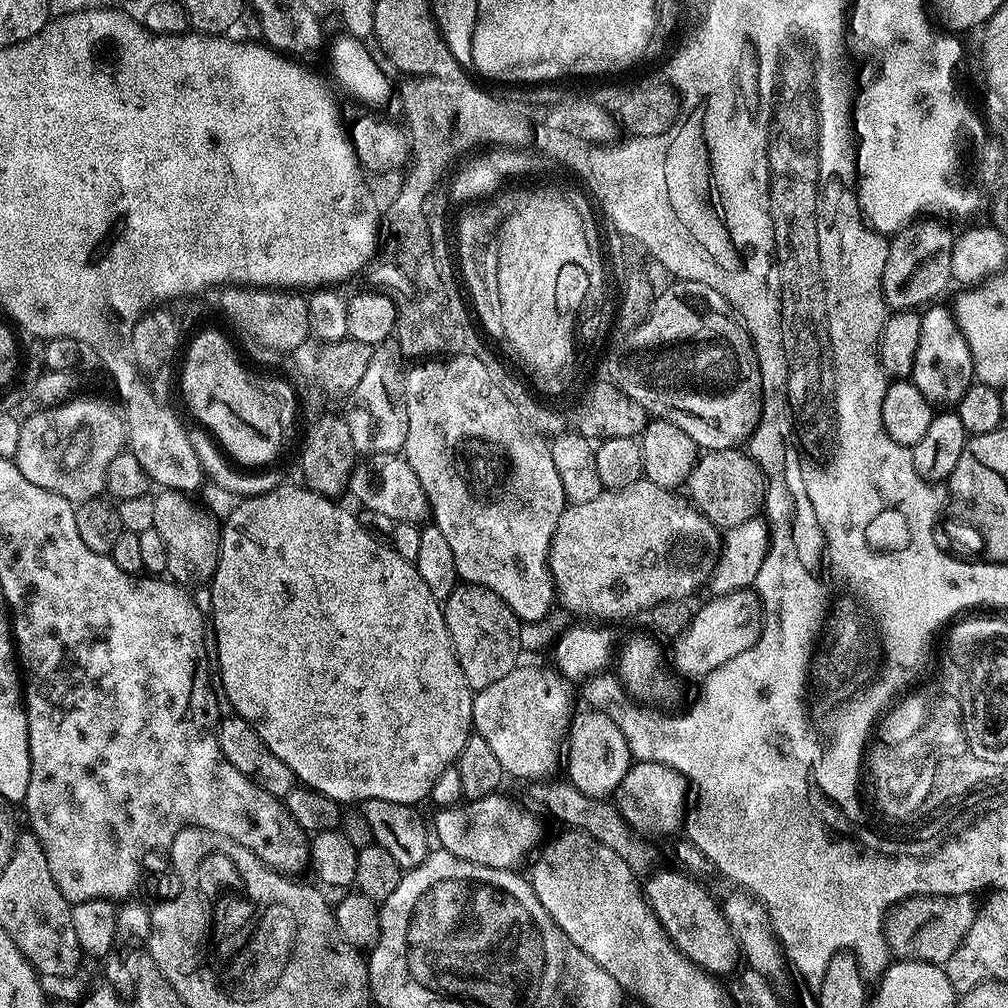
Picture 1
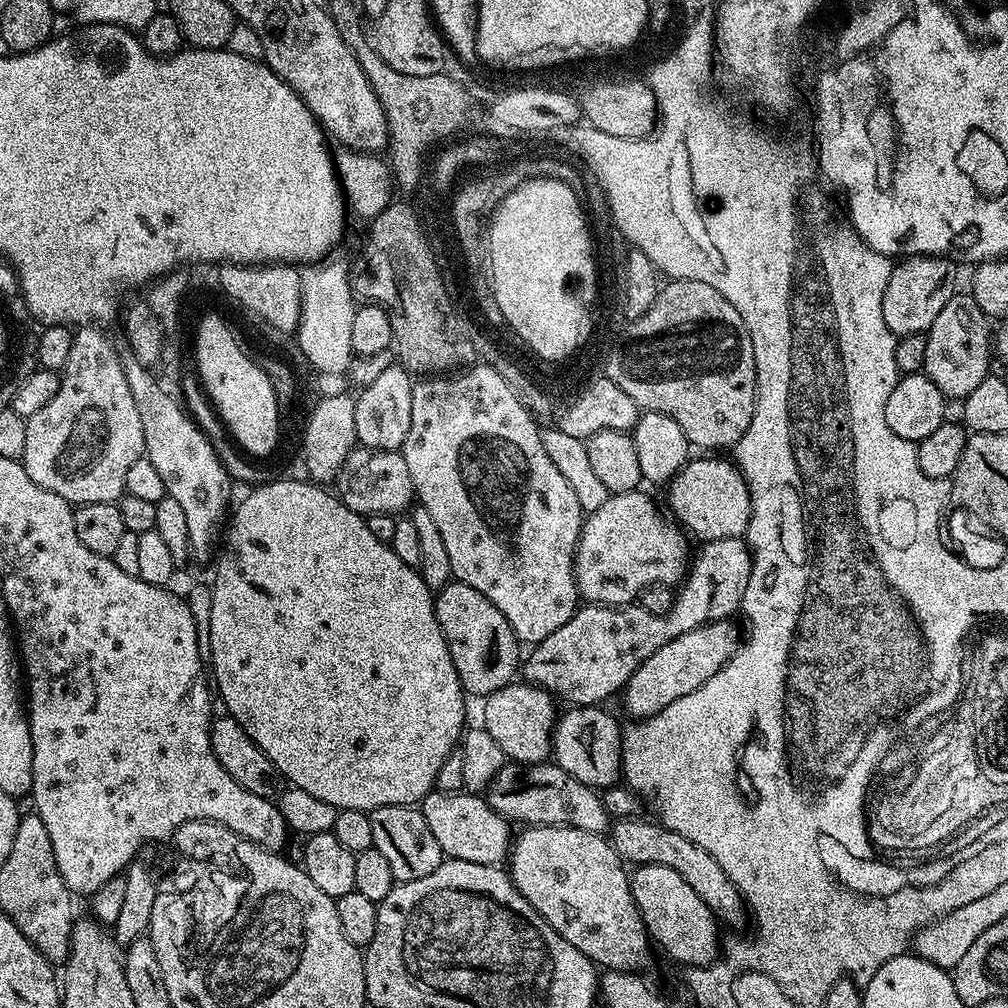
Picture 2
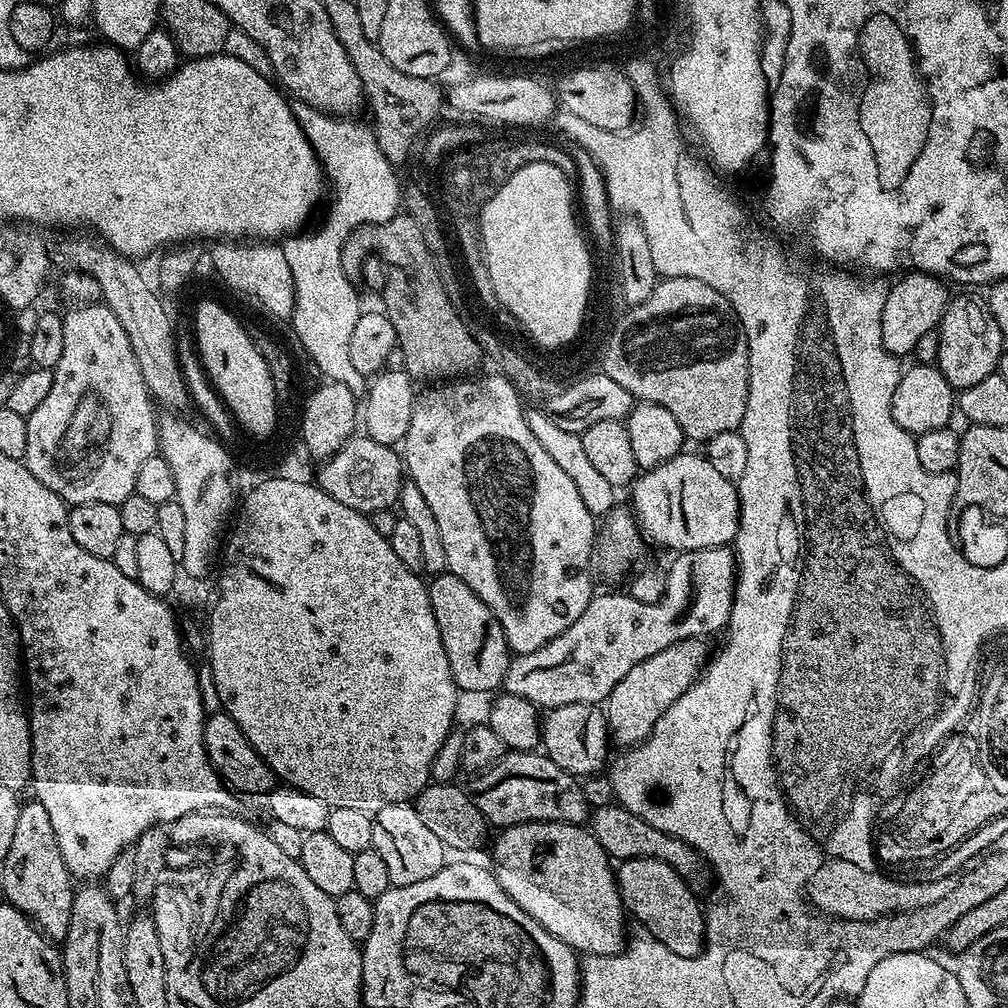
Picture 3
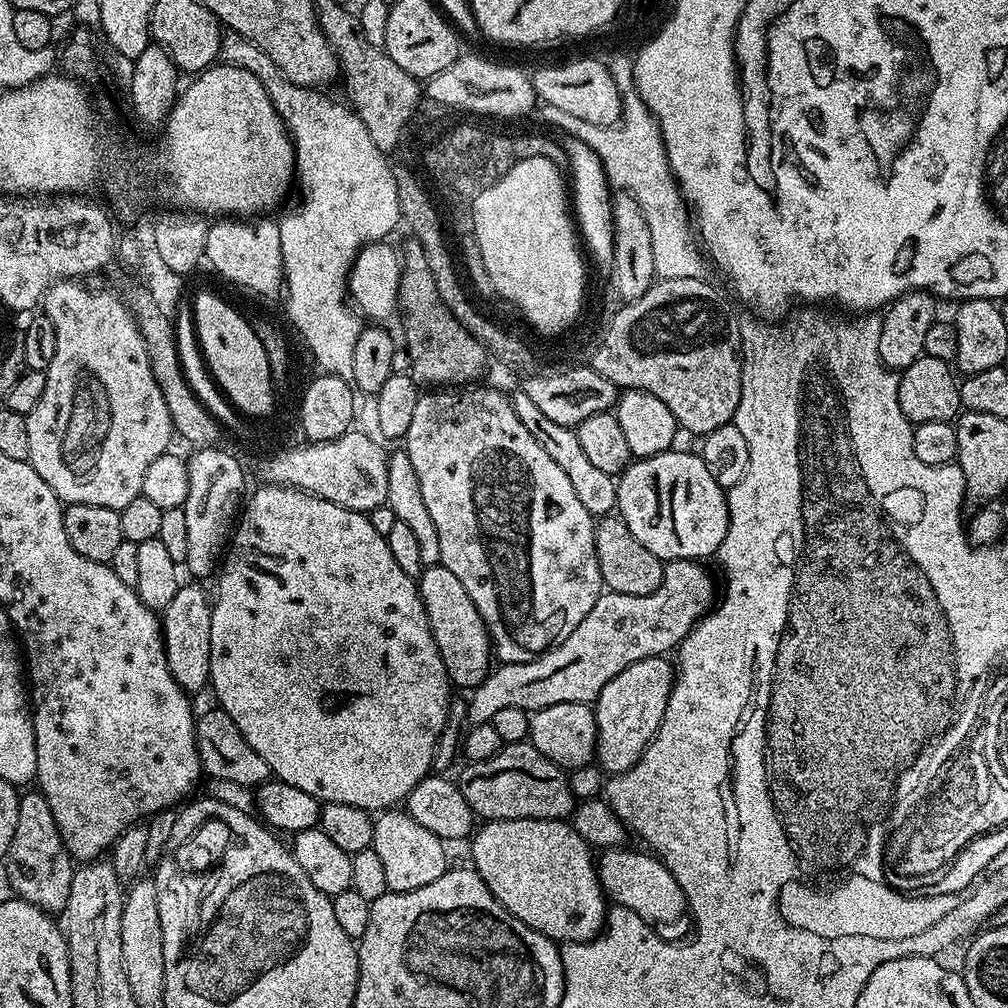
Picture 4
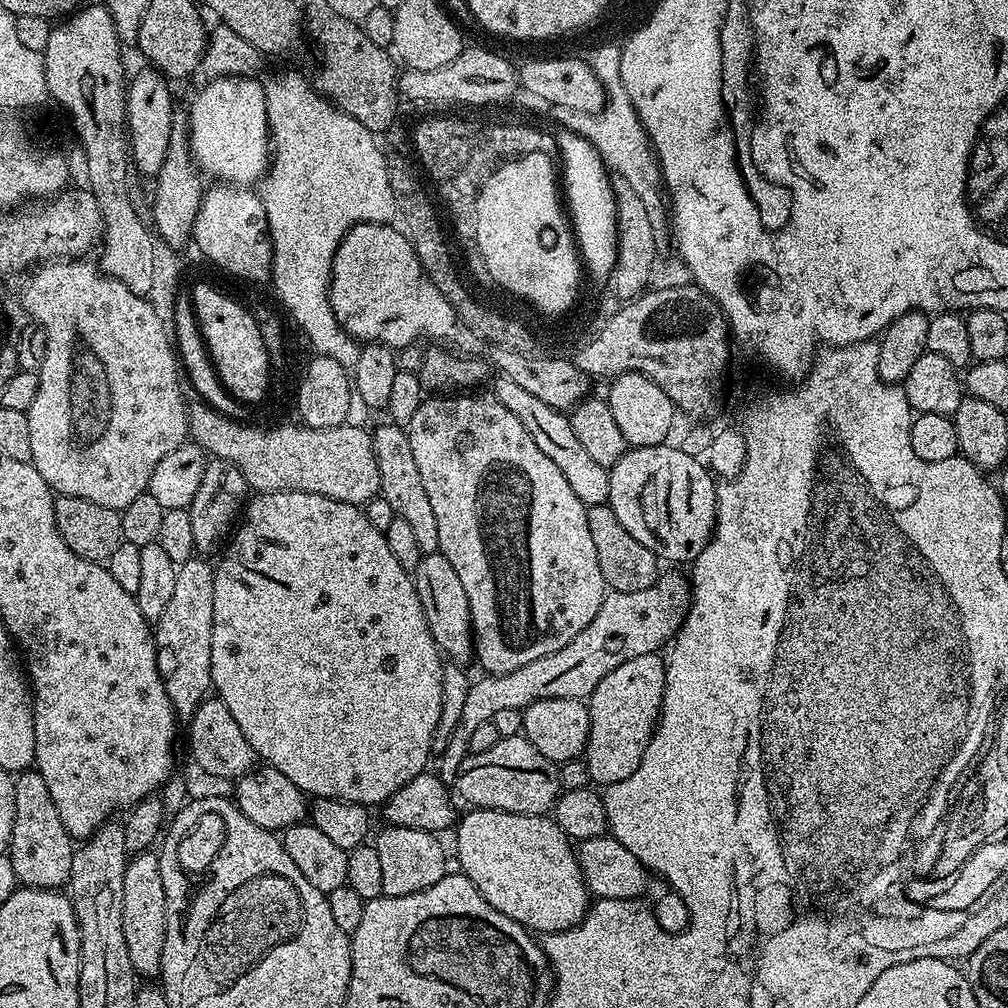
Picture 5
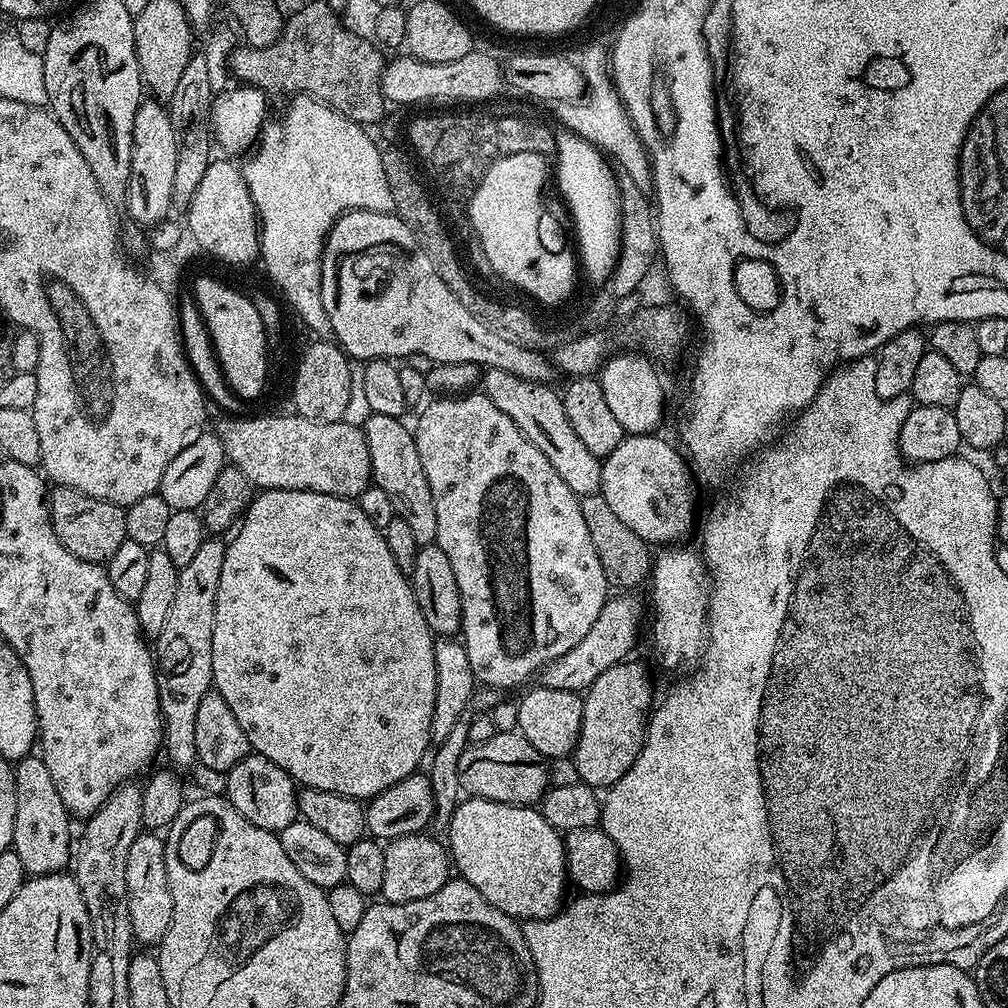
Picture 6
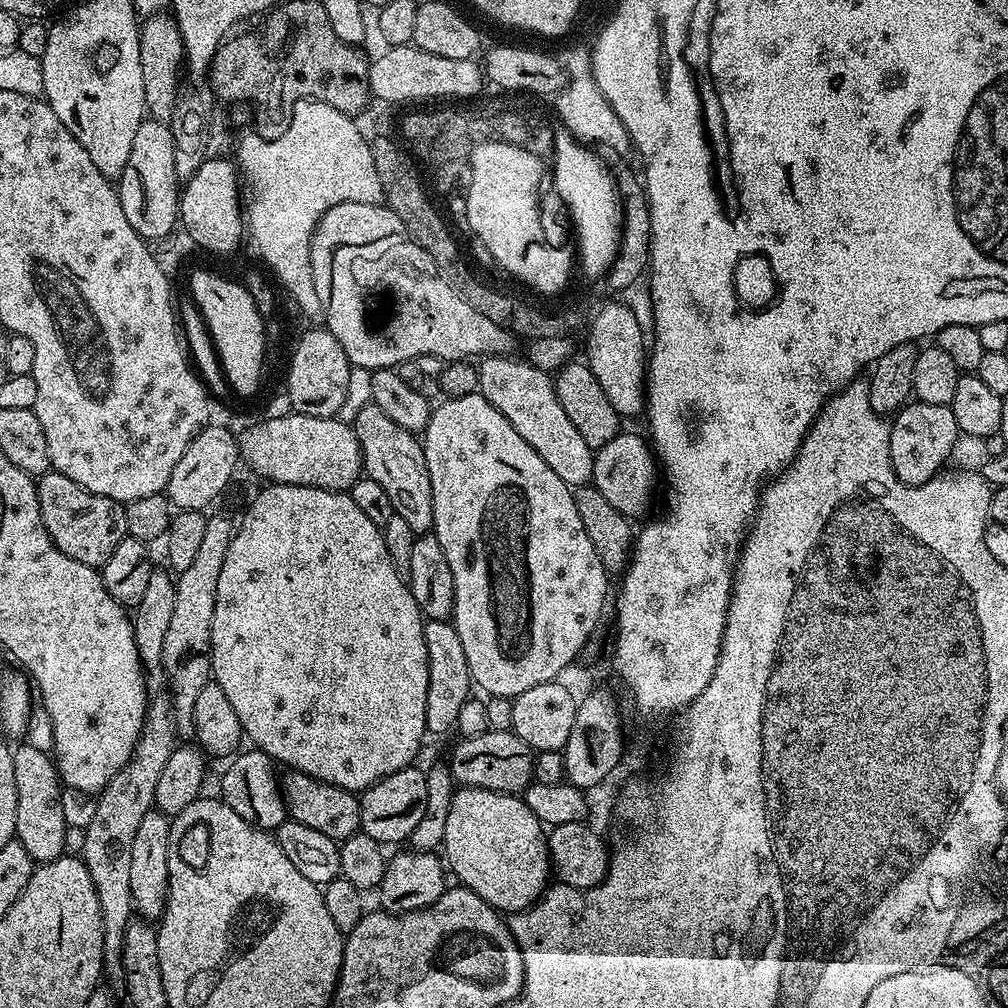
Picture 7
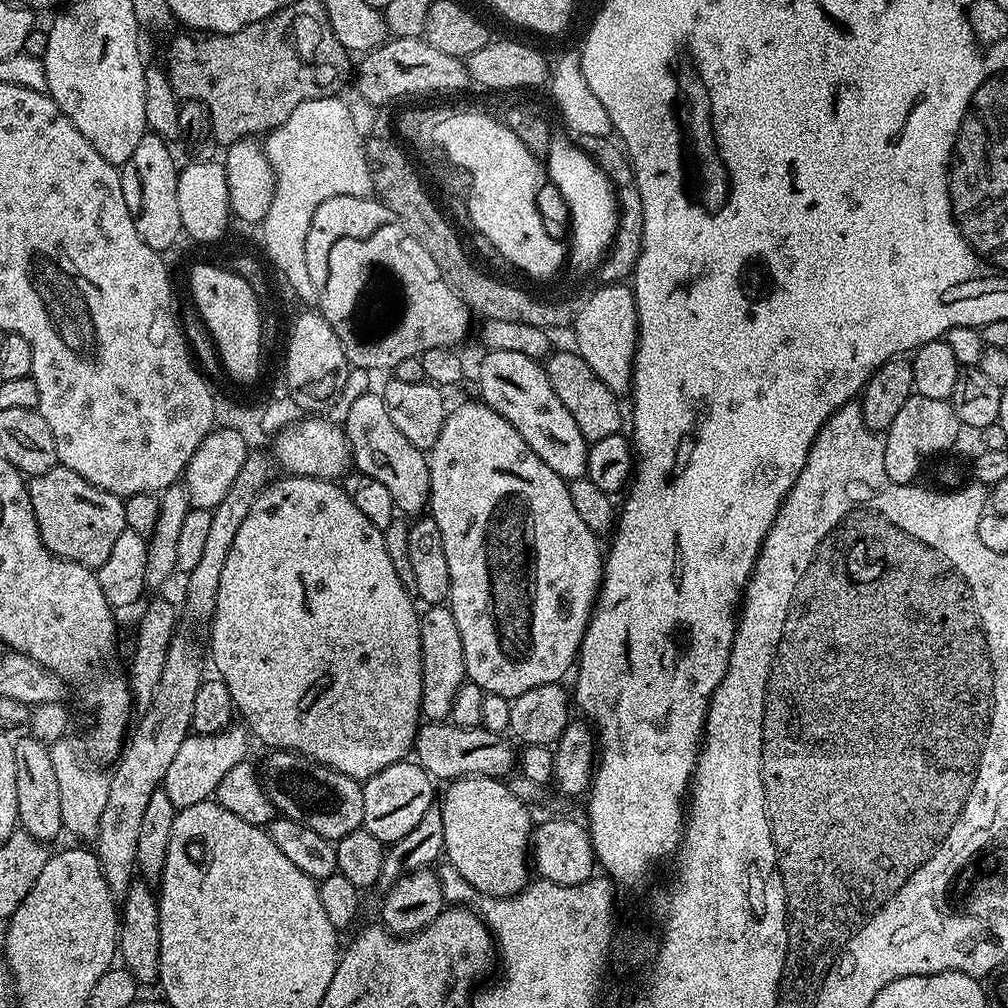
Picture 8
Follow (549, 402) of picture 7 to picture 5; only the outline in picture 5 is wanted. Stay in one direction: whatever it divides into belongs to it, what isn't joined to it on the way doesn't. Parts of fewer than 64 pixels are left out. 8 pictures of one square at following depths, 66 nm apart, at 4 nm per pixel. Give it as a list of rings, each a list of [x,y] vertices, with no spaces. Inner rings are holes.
[[[503,378],[497,379],[494,395],[518,422],[522,422],[522,427],[526,429],[526,434],[534,438],[534,443],[538,445],[538,450],[562,470],[562,478],[574,490],[576,497],[584,503],[585,508],[598,506],[608,502],[610,494],[610,478],[608,477],[609,469],[598,466],[598,462],[593,462],[589,452],[580,445],[578,438],[574,434],[574,426],[570,426],[568,416],[560,412],[554,406],[546,406],[539,398],[534,398],[534,394],[529,394],[525,388],[518,386],[515,382],[510,382]]]

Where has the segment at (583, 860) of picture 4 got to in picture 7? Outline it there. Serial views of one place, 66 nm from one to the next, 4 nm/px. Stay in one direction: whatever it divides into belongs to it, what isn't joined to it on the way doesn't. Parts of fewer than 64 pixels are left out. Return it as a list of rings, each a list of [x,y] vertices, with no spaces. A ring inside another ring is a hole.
[[[457,787],[450,802],[450,815],[446,817],[442,856],[451,875],[456,875],[463,887],[501,914],[529,908],[550,884],[545,825],[516,794]]]

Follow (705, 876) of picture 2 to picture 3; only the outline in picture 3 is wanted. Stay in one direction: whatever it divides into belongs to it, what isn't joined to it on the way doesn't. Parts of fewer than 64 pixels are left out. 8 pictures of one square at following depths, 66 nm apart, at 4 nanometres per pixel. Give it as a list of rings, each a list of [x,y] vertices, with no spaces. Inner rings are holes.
[[[614,802],[592,810],[588,819],[588,828],[599,845],[606,850],[609,859],[613,861],[654,857],[656,860],[671,865],[681,877],[689,882],[695,882],[702,872],[702,866],[704,867],[703,857],[688,843],[664,831],[656,830],[644,819],[638,818],[637,815]]]

